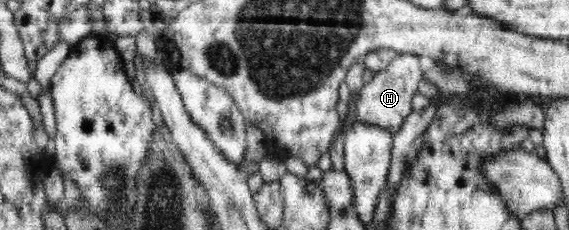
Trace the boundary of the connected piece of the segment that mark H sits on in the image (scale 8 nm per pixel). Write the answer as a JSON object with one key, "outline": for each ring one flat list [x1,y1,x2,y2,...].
{"outline":[[411,53,397,54,385,70,378,71,371,81,363,84,359,93,354,96,357,121,387,128,393,136,395,135,412,109,411,99,423,77,419,57,420,55]]}

